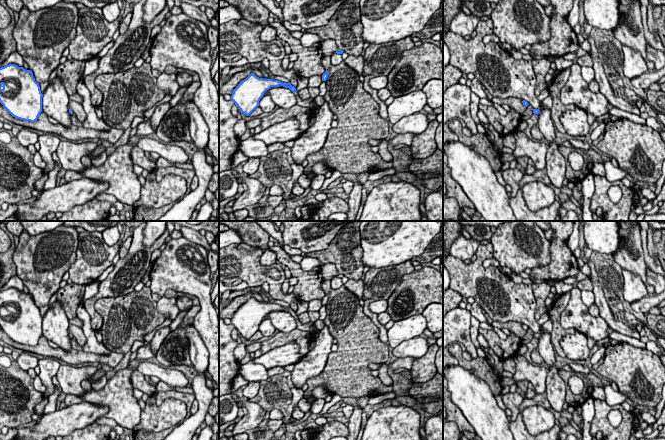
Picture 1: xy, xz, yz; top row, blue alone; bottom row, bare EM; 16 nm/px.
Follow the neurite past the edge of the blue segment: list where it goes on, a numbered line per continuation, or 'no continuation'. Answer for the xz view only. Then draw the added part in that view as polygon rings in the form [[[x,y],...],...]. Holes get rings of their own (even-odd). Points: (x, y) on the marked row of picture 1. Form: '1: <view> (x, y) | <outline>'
1: xz (309, 103) | [[[295,92],[295,97],[296,97],[296,104],[297,104],[297,105],[299,105],[299,106],[301,106],[301,107],[310,108],[310,109],[314,112],[314,114],[317,114],[317,113],[318,113],[318,111],[319,111],[319,109],[320,109],[320,106],[318,106],[318,105],[315,103],[314,99],[309,98],[309,99],[307,99],[307,100],[302,100],[302,99],[299,97],[299,95],[298,95],[297,92]]]

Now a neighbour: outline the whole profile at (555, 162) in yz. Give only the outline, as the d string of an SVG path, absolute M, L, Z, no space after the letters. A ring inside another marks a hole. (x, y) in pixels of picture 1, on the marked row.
M541 104L541 112L538 114L538 127L543 137L548 141L548 151L546 154L546 173L557 188L563 186L563 180L566 173L566 161L559 151L559 146L555 142L556 134L551 118L551 109L544 108Z

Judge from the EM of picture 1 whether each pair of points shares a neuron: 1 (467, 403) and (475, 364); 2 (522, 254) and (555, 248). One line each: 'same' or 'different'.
1: different
2: different

